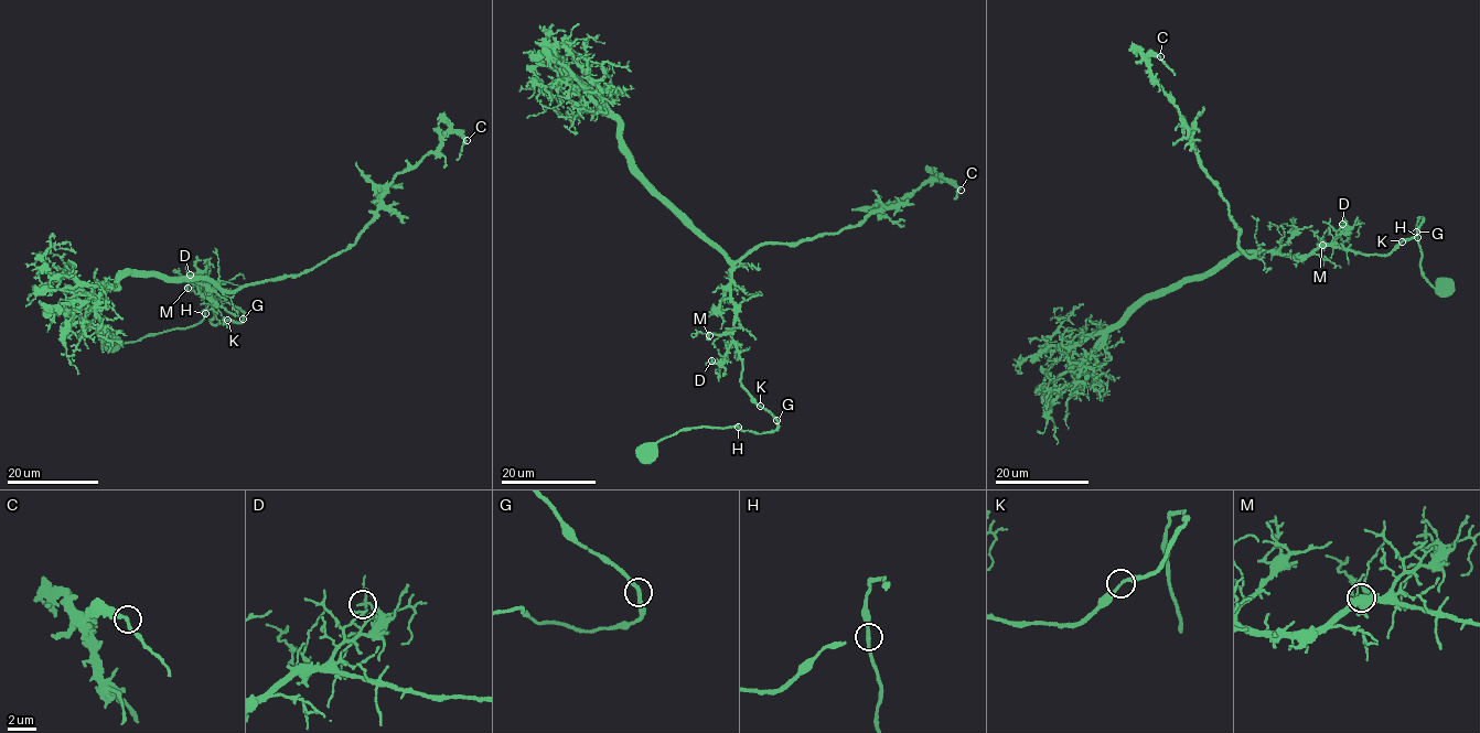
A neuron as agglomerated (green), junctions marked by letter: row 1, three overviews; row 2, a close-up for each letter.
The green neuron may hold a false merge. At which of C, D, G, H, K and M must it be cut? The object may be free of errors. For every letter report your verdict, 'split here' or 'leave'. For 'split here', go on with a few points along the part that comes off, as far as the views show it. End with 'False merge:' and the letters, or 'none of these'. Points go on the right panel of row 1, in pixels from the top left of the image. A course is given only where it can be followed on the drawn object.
C: leave
D: leave
G: leave
H: leave
K: leave
M: leave
False merge: none of these

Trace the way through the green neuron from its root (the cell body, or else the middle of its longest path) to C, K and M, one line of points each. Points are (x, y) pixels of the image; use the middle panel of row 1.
C: (649, 451), (693, 428), (776, 428), (740, 381), (739, 261), (855, 227), (930, 179), (961, 190)
K: (649, 451), (664, 439), (693, 428), (737, 426), (759, 433), (772, 432), (778, 423), (760, 406)
M: (649, 451), (693, 428), (737, 426), (762, 433), (776, 428), (740, 381), (741, 358), (732, 337), (709, 335)

